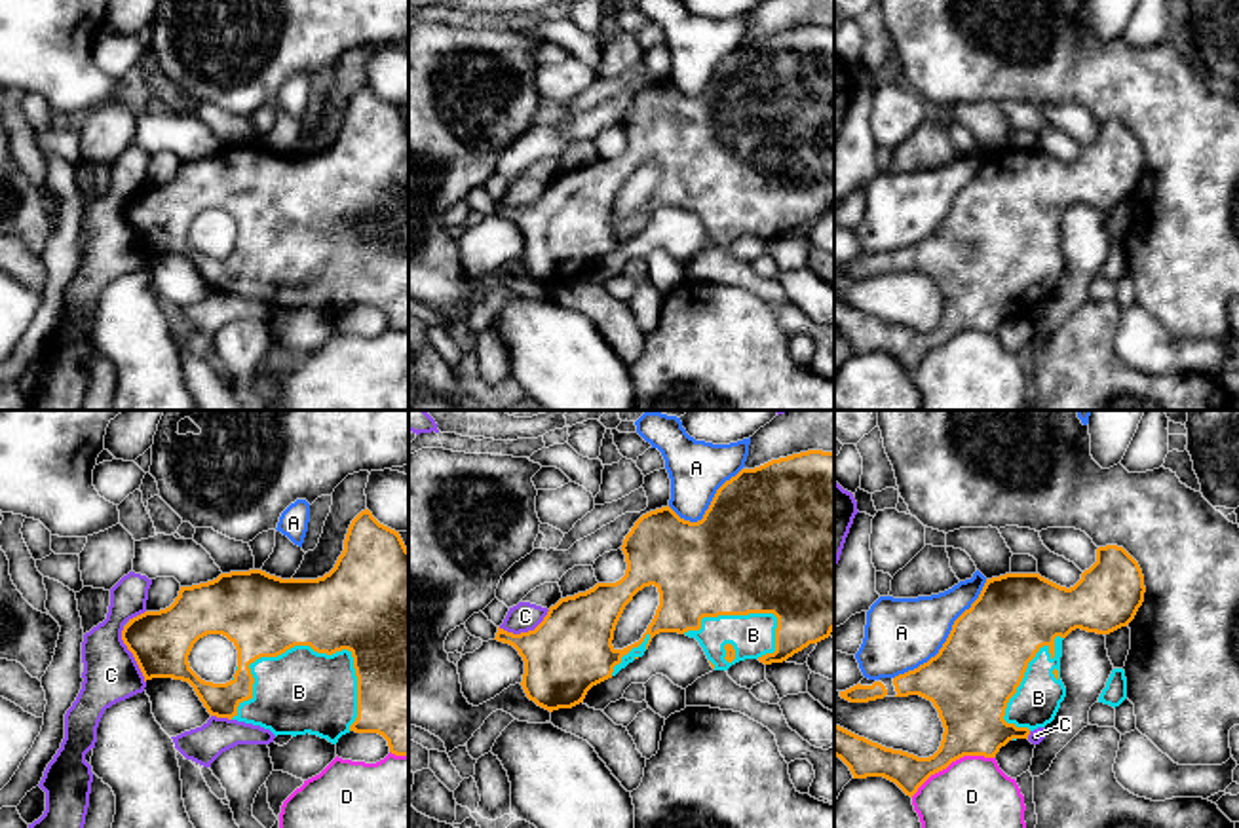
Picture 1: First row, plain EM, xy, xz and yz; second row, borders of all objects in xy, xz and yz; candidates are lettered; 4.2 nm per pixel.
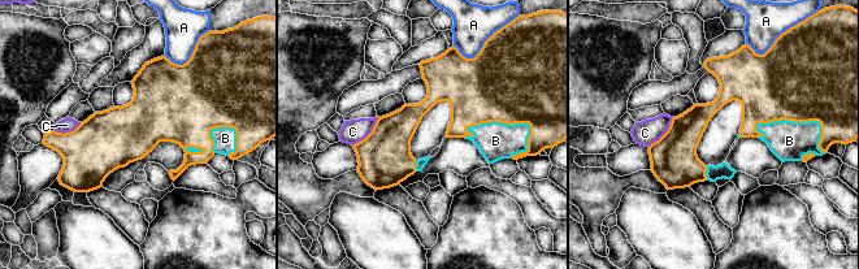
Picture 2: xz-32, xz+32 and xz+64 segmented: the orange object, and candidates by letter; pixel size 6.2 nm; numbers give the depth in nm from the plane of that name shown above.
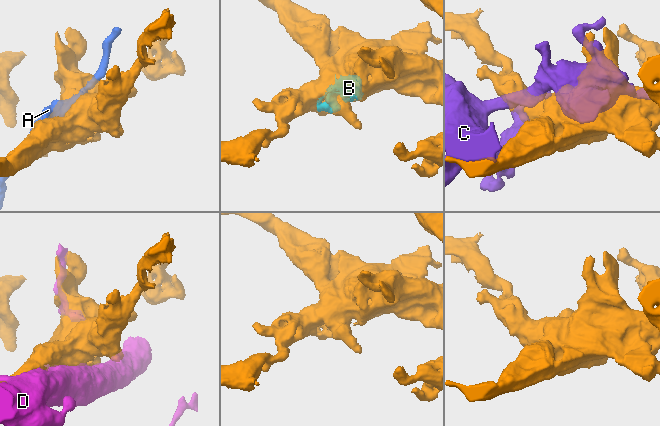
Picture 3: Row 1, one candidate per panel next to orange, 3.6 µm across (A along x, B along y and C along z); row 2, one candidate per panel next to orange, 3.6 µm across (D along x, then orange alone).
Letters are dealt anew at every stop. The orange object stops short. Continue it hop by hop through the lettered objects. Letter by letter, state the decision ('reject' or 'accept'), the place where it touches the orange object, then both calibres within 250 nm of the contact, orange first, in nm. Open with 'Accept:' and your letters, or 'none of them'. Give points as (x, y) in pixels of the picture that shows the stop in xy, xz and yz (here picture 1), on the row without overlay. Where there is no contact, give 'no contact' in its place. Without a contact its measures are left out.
Accept: B
A: reject | yz (947, 213) | 360/300 nm
B: accept | xy (272, 230) | 340/360 nm
C: reject | xy (133, 230) | 260/240 nm
D: reject | yz (953, 335) | 280/440 nm

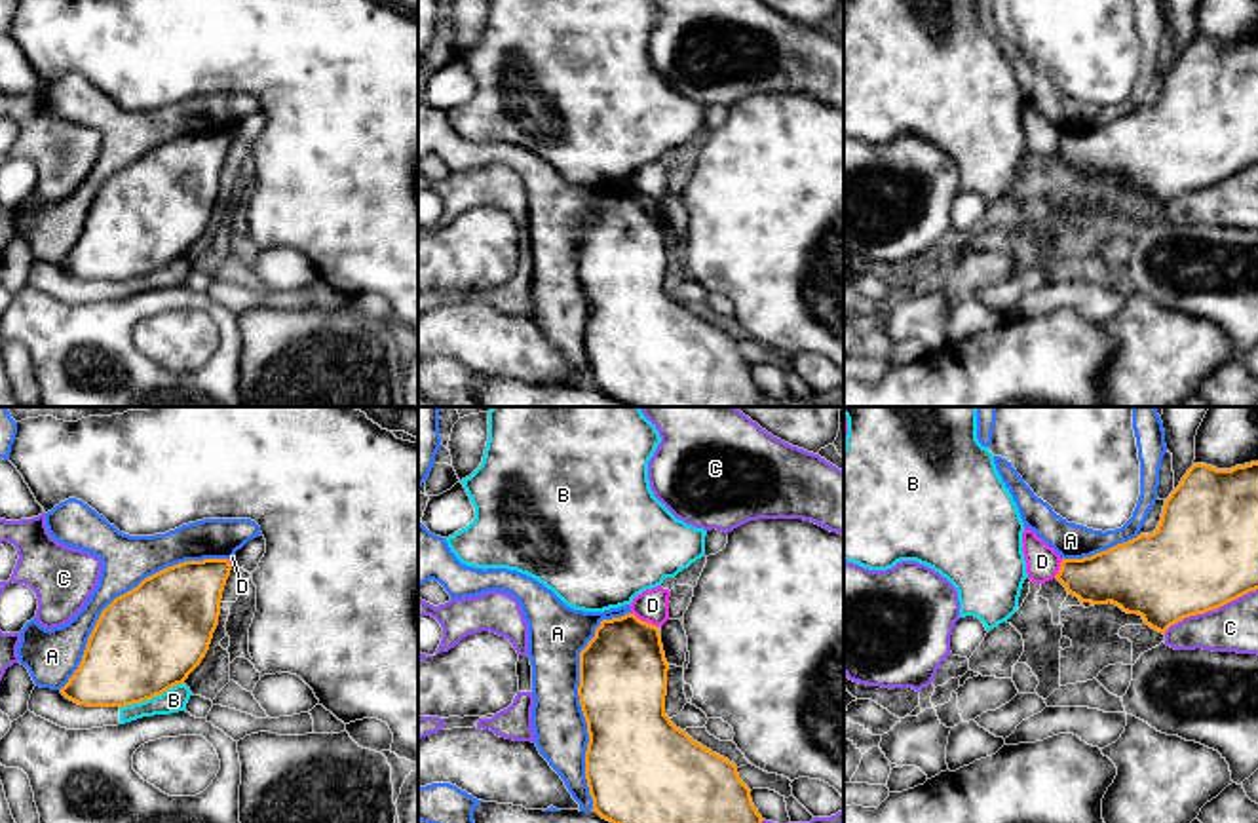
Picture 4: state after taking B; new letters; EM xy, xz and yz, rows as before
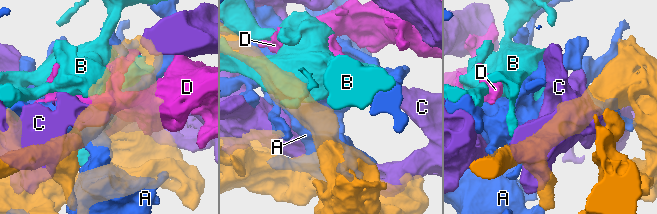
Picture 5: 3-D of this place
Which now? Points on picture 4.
Accept: none of them
A: reject | xz (580, 276) | 380/220 nm
B: reject | xy (151, 272) | 440/100 nm
C: reject | yz (1209, 185) | 460/200 nm
D: reject | xz (645, 196) | 360/140 nm

